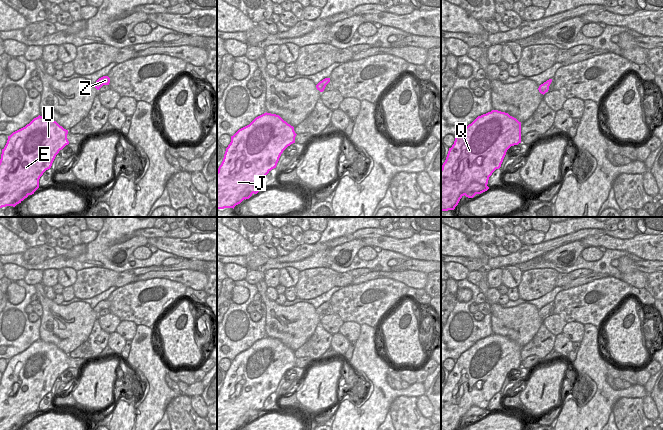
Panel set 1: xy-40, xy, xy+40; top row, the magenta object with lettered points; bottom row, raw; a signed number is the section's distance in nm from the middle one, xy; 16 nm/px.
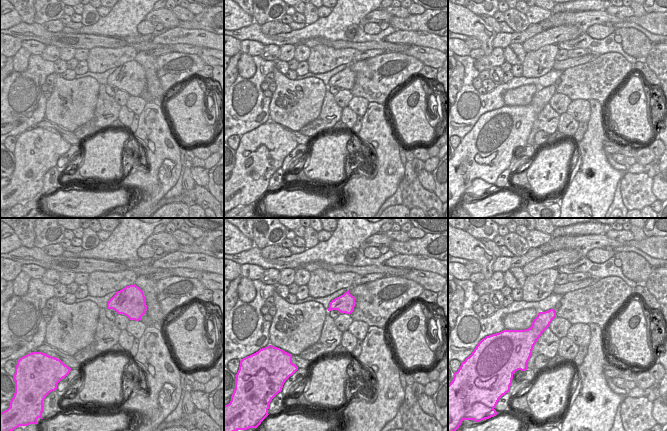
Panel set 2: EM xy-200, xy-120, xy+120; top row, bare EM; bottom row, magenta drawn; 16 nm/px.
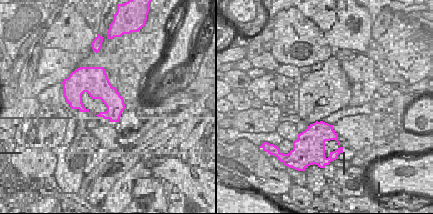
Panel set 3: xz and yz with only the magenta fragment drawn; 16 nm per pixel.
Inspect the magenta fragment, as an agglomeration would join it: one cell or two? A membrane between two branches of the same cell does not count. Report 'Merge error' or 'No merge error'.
No merge error

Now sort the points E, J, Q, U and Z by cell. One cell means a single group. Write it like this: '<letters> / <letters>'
E J Q U Z

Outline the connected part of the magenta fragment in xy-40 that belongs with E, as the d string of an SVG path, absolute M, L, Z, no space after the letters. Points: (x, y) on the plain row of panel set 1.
M42 340L8 360L0 383L0 430L16 430L39 412L39 403L66 369L68 354Z

